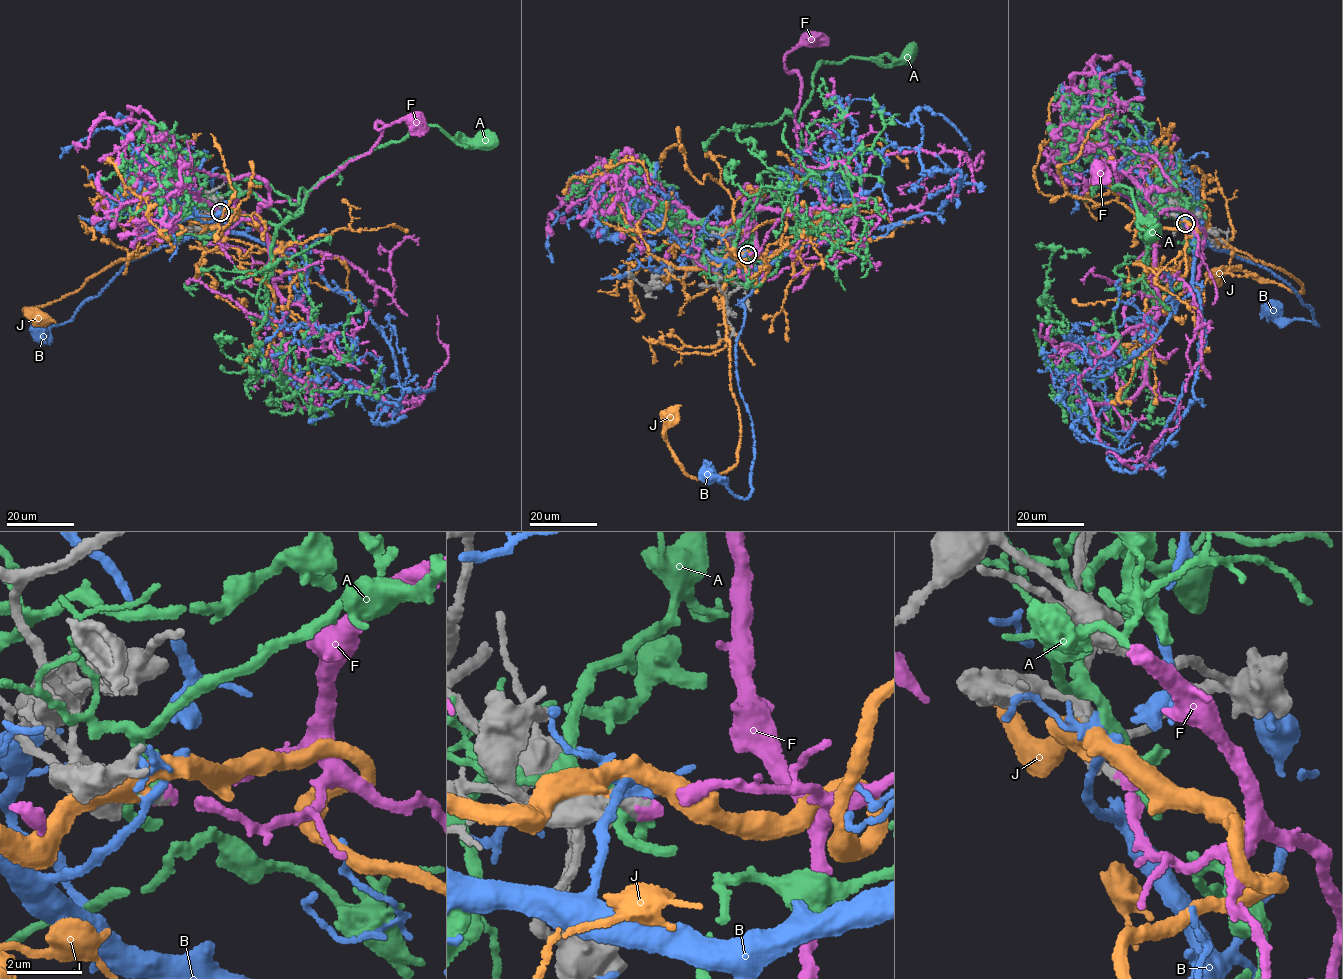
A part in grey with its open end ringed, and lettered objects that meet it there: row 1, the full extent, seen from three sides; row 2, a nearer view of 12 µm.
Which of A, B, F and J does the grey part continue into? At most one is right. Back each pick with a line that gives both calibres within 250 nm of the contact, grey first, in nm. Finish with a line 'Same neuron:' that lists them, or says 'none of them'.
F: 320 nm thick on the grey side, 400 nm on the other
Same neuron: F

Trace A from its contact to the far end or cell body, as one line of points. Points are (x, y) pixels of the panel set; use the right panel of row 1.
A: (1186, 222), (1182, 210), (1157, 210), (1145, 231), (1148, 239), (1157, 216), (1116, 187), (1132, 191), (1153, 233)

